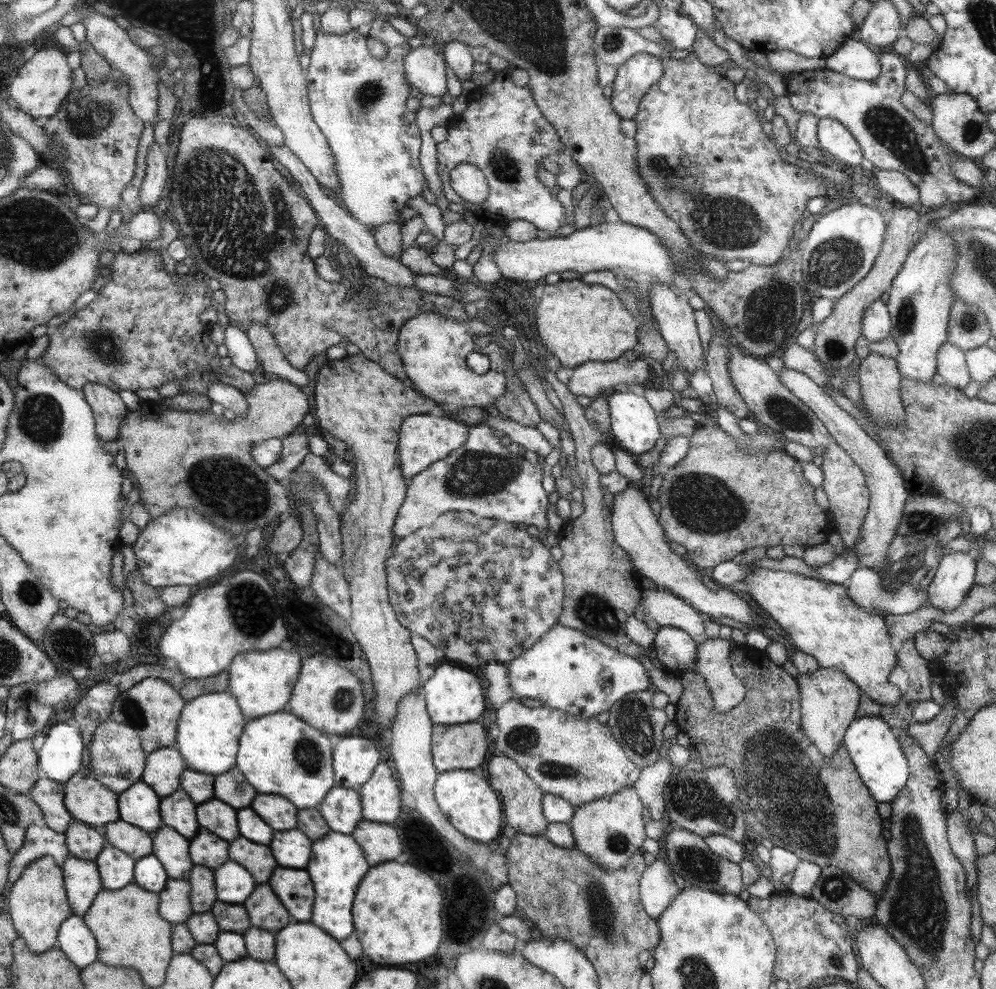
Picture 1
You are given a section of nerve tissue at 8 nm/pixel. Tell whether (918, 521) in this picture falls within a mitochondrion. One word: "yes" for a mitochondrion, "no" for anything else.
yes

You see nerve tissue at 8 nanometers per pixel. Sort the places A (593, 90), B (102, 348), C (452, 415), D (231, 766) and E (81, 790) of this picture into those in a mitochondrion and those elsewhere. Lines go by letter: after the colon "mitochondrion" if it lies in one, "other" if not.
A: other
B: mitochondrion
C: other
D: other
E: other

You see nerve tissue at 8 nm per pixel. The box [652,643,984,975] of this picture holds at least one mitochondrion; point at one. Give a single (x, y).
(917, 910)

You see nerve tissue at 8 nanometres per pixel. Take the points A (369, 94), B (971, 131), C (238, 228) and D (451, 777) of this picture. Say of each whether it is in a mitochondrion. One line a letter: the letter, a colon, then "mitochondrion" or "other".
A: mitochondrion
B: mitochondrion
C: mitochondrion
D: other

